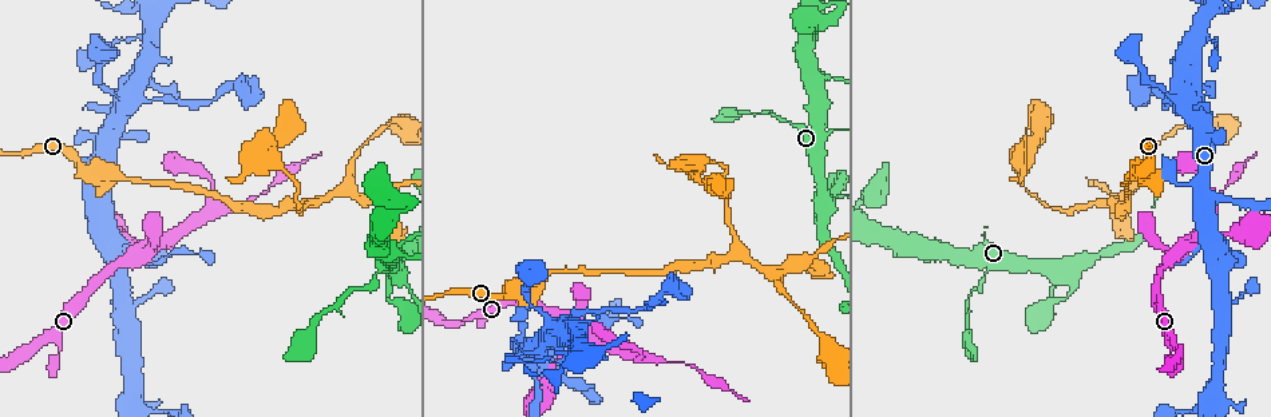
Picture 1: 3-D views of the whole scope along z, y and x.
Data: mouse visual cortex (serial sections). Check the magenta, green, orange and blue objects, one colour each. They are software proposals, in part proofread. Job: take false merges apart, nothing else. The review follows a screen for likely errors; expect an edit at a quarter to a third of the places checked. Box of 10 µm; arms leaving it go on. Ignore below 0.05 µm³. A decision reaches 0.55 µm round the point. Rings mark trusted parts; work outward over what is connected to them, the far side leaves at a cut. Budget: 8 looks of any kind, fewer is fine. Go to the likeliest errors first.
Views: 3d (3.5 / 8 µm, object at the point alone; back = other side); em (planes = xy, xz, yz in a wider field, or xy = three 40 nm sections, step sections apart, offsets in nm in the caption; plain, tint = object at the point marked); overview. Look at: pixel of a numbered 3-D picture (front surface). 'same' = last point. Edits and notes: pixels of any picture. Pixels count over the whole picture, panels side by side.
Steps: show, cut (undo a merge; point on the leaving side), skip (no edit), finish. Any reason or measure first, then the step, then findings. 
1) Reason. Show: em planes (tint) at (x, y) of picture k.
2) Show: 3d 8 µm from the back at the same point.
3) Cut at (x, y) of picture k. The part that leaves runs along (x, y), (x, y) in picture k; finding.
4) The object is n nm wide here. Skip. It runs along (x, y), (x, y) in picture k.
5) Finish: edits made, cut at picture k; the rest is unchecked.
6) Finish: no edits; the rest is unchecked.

Four-way junction. Show: em planes (tint) at (823, 211) of picture 1.

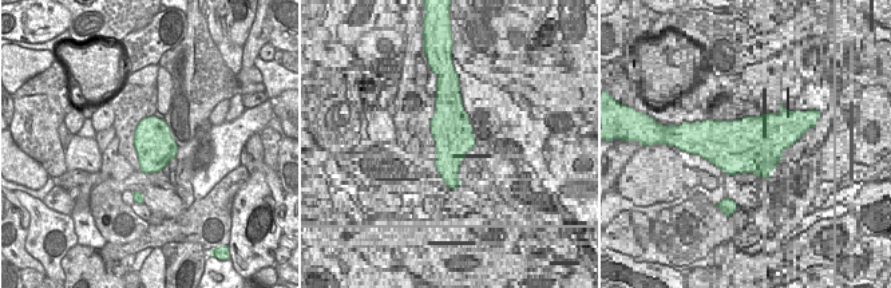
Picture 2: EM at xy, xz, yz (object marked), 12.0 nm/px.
Wider look. Show: 3d 3.5 µm at the same point.

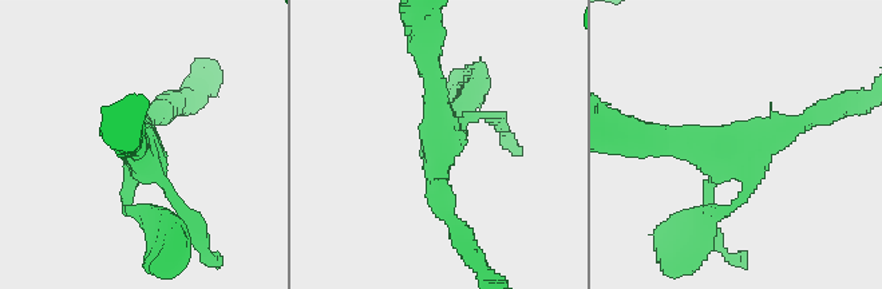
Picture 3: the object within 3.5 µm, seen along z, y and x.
Skip. It runs along (647, 141), (736, 145), (746, 190), (715, 210) in picture 3; one cell here.

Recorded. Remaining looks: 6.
Branch point. Show: 3d 8 µm at (306, 206) of picture 1.

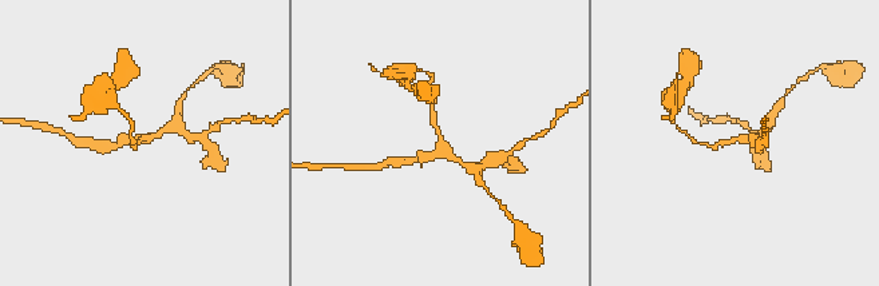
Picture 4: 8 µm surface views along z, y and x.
3 arms meet here; the arms are 150, 150, 200 nm wide; now the EM. Show: em xy step 2 (tint) at the same point.

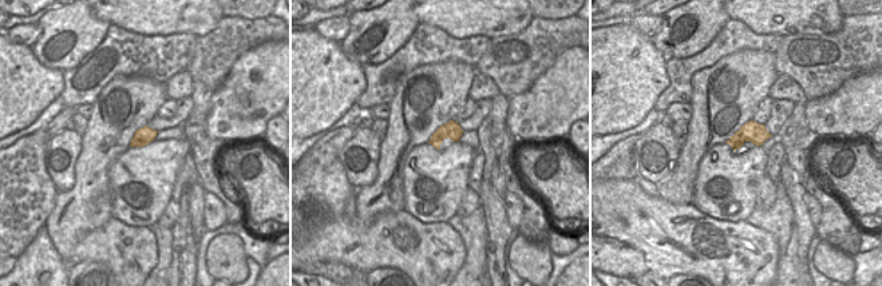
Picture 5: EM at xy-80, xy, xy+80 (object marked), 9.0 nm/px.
Skip. It runs along (105, 149), (171, 124) in picture 4; continuous, no second cell.

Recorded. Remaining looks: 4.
Thin arm on a thick one. Show: 3d 8 µm from the back at (104, 242) of picture 1.

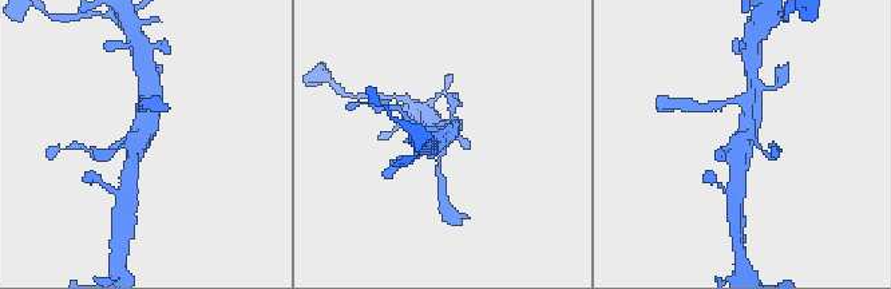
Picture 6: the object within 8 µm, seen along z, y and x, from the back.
Show: em xy step 3 (tint) at the same point.

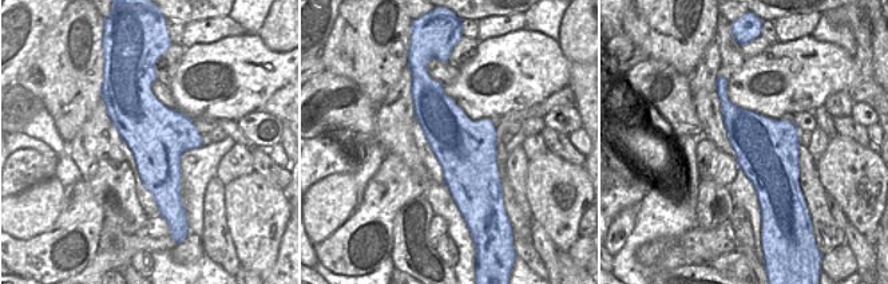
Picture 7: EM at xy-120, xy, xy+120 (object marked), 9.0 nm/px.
Skip. It runs along (150, 102), (130, 174) in picture 6; all the same cell.

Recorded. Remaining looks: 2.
Finish: no edits; the rest is unchecked.

